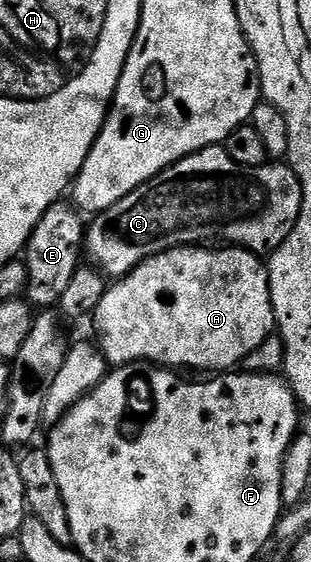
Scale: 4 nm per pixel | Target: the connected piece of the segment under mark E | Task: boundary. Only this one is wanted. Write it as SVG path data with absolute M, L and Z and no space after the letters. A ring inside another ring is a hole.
M60 201L53 204L34 227L23 250L25 299L32 308L49 309L56 306L64 289L71 283L71 276L79 268L81 246L84 244L85 223L81 220L82 216L68 202Z

